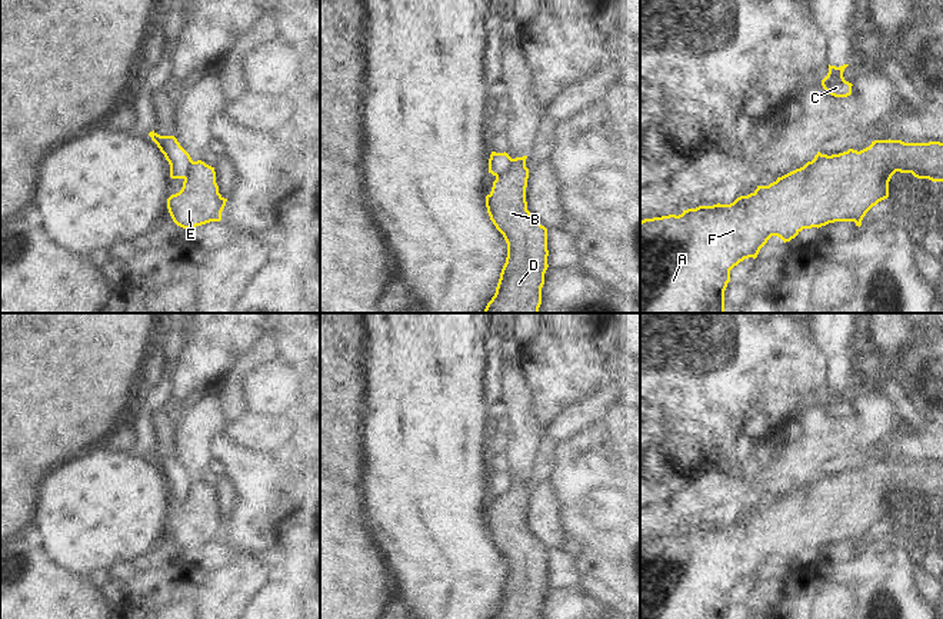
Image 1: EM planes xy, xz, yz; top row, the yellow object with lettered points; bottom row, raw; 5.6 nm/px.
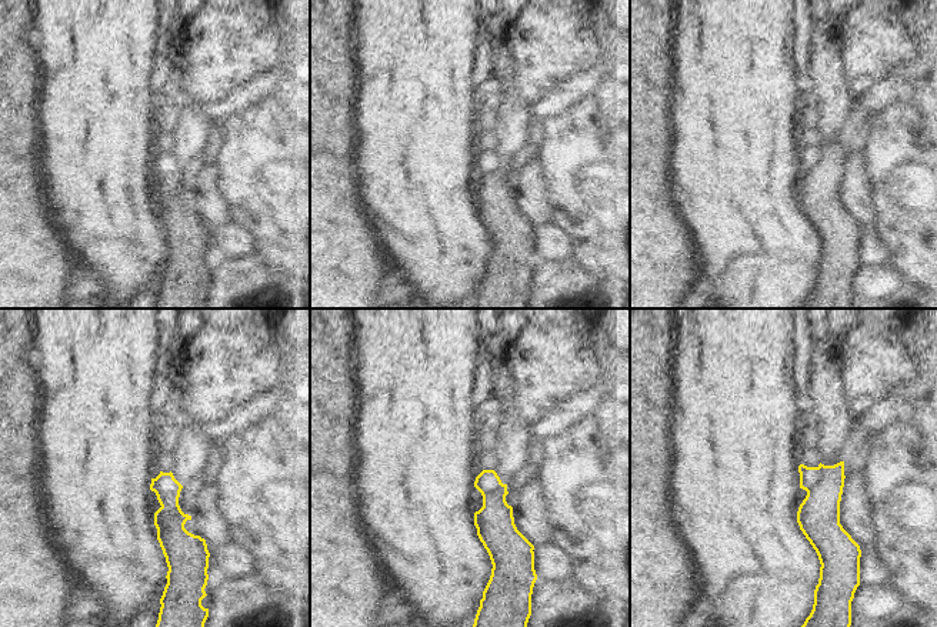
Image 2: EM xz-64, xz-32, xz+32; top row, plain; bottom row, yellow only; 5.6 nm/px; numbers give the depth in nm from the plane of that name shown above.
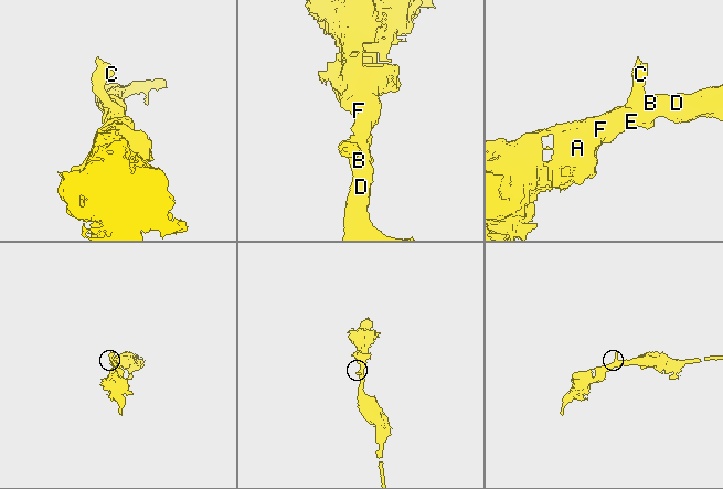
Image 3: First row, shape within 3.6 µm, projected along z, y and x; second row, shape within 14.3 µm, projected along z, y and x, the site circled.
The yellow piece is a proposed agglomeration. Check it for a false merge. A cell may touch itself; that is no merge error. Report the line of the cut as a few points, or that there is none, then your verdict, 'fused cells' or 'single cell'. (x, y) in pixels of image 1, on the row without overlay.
xz (513, 479), (512, 485), (496, 498) | fused cells

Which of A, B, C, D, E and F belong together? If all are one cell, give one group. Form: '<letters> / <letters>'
A B D E F / C

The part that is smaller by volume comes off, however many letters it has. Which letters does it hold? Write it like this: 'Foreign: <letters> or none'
Foreign: C.

